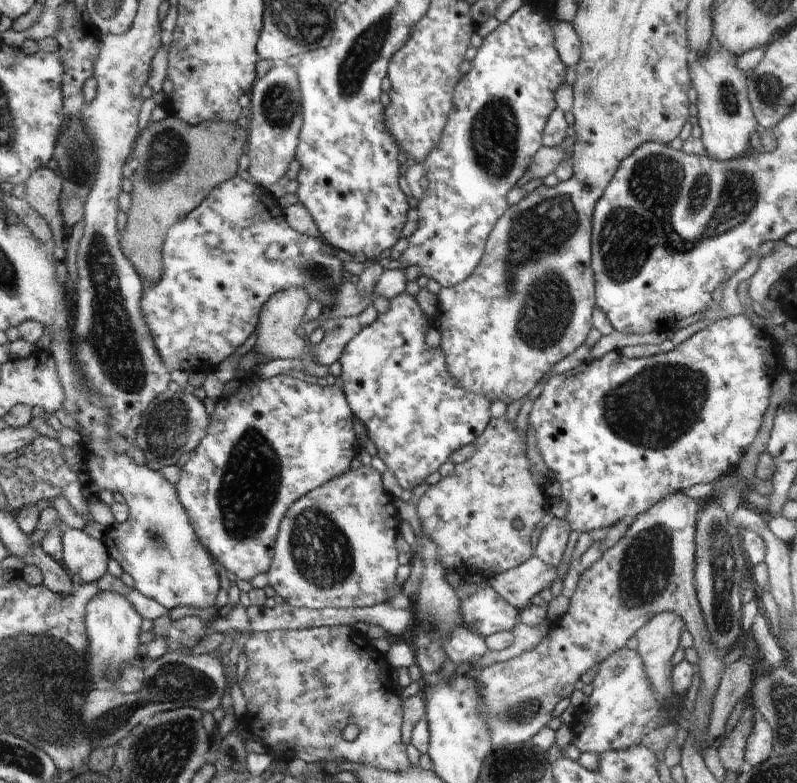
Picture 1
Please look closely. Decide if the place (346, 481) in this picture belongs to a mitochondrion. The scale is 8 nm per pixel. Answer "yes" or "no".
no

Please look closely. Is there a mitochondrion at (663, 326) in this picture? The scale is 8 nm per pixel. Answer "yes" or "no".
no

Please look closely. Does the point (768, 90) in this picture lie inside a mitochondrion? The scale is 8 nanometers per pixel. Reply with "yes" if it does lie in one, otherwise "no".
yes

